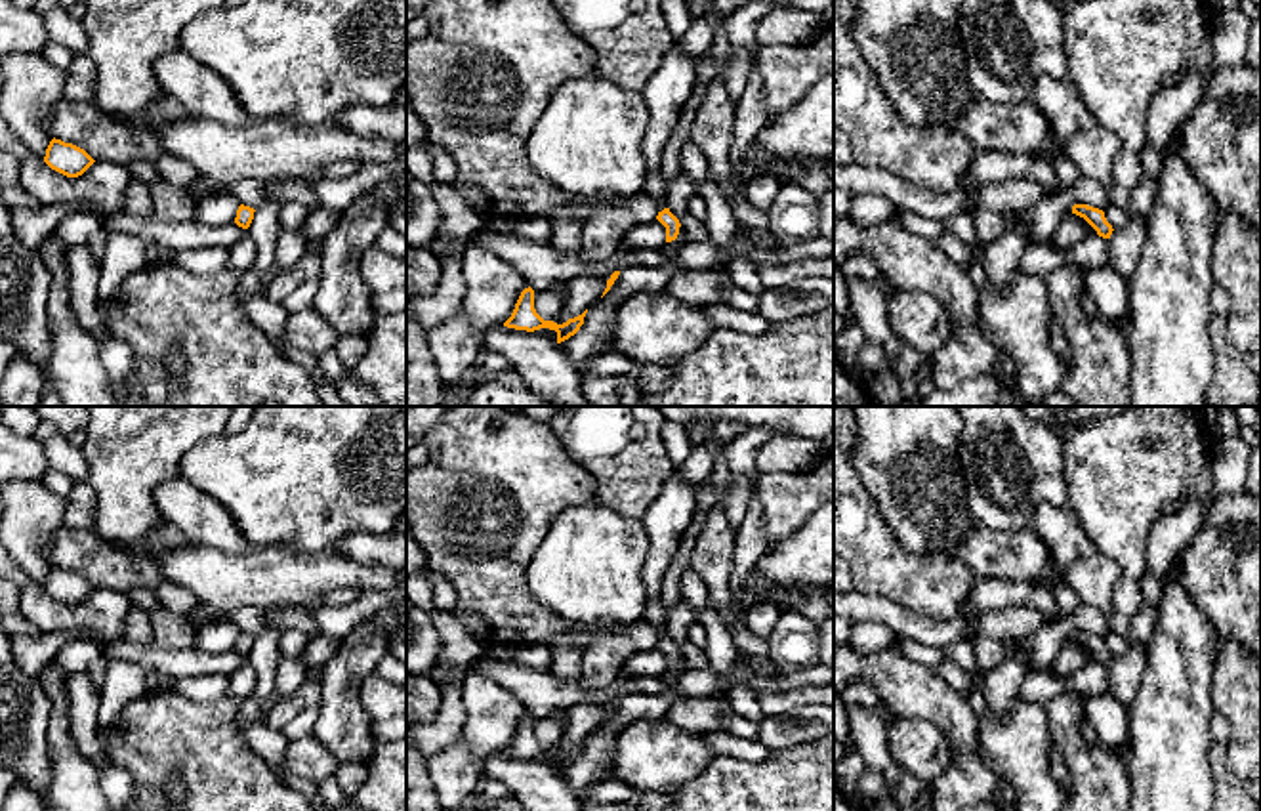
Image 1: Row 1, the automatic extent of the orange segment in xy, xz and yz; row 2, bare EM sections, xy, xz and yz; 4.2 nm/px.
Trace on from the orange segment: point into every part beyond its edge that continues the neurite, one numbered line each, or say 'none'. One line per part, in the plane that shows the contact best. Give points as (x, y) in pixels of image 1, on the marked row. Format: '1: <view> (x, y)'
none

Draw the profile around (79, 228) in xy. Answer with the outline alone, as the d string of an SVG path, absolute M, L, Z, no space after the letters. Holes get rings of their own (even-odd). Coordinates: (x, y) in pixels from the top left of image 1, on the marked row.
M84 210L71 212L57 223L55 235L65 246L88 244L101 263L107 231L97 216Z

